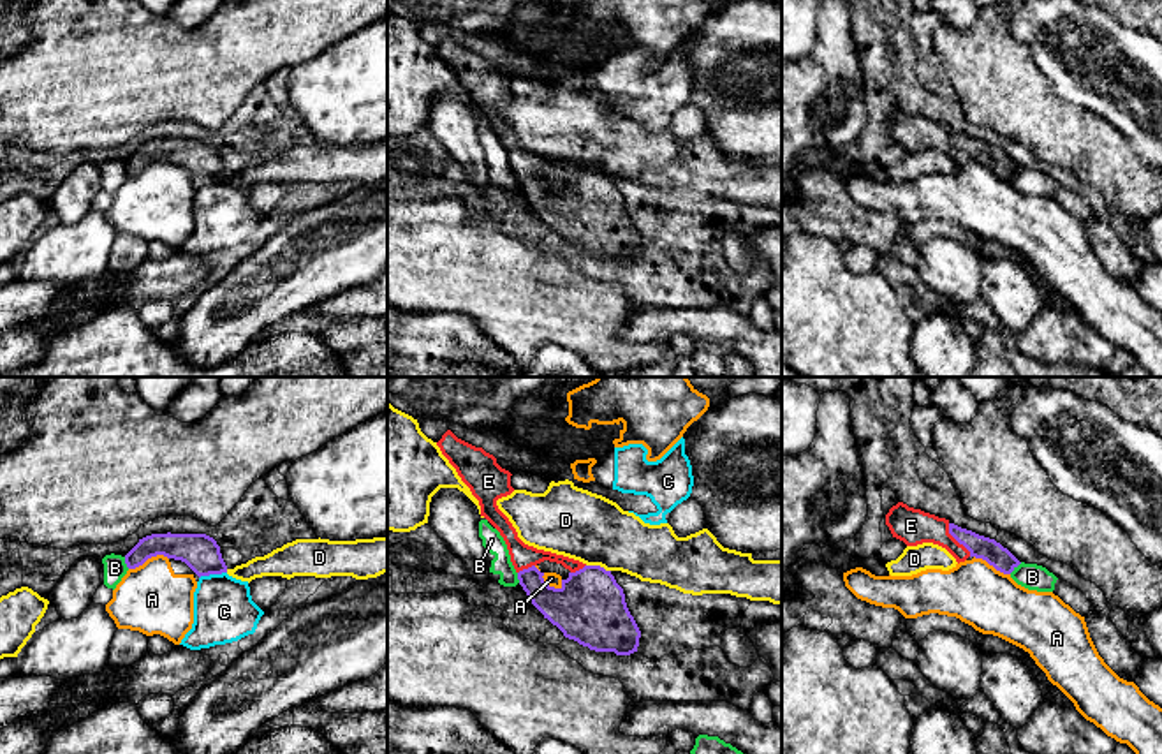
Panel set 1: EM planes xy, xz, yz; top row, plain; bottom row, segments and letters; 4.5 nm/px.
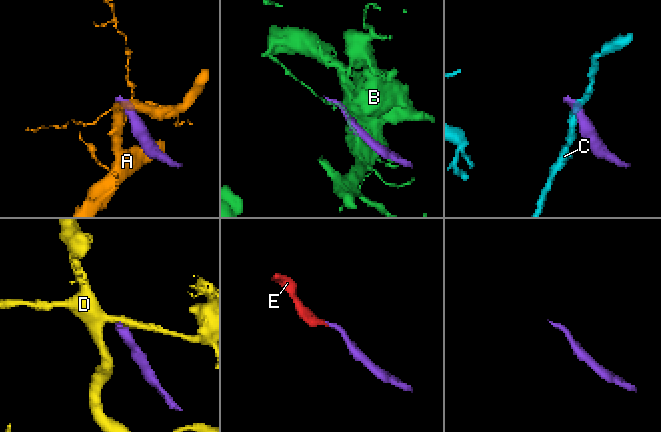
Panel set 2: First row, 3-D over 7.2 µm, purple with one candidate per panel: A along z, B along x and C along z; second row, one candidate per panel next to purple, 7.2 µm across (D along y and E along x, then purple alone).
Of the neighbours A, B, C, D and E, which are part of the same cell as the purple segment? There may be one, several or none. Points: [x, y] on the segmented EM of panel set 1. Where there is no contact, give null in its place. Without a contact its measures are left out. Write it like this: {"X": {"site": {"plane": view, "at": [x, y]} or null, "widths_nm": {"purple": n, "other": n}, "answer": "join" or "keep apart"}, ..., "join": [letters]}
{"A": {"site": {"plane": "xy", "at": [148, 557]}, "widths_nm": {"purple": 170, "other": 320}, "answer": "keep apart"}, "B": {"site": {"plane": "yz", "at": [1014, 566]}, "widths_nm": {"purple": 110, "other": 120}, "answer": "keep apart"}, "C": {"site": {"plane": "xy", "at": [212, 573]}, "widths_nm": {"purple": 170, "other": 280}, "answer": "keep apart"}, "D": {"site": {"plane": "xz", "at": [599, 566]}, "widths_nm": {"purple": 320, "other": 320}, "answer": "keep apart"}, "E": {"site": {"plane": "yz", "at": [956, 539]}, "widths_nm": {"purple": 110, "other": 160}, "answer": "join"}, "join": ["E"]}

